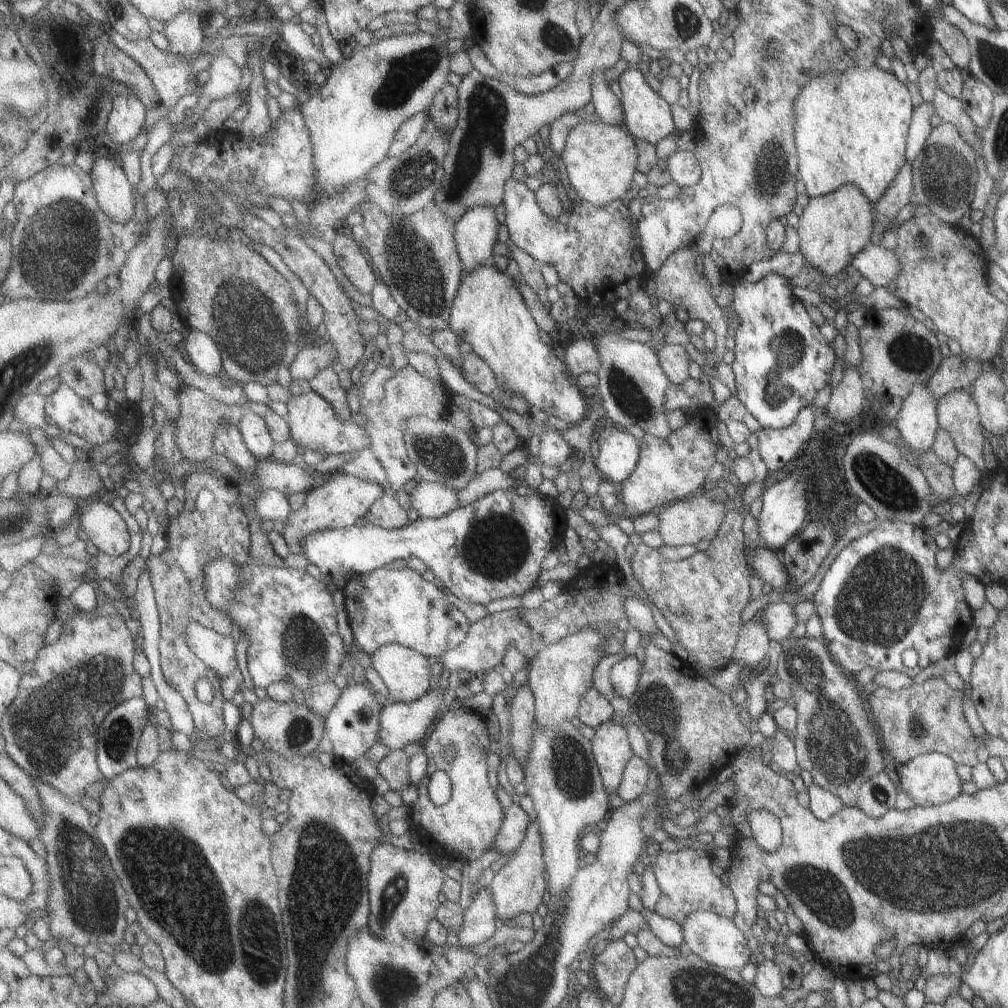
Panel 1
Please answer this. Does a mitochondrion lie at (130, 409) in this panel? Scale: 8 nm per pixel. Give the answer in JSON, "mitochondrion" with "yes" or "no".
{"mitochondrion":"no"}

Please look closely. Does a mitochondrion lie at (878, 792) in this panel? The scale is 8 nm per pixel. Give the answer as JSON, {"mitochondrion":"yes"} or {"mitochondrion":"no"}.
{"mitochondrion":"yes"}

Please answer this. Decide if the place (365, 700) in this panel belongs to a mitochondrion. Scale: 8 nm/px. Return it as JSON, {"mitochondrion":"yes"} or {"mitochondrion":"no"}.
{"mitochondrion":"no"}

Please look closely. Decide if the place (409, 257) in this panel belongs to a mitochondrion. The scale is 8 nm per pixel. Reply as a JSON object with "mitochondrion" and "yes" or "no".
{"mitochondrion":"yes"}

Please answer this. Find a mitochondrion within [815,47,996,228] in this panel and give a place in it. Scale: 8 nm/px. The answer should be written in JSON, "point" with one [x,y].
{"point":[947,178]}

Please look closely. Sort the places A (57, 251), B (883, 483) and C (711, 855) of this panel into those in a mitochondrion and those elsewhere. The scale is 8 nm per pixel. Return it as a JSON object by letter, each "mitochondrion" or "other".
{"A":"mitochondrion","B":"mitochondrion","C":"other"}

